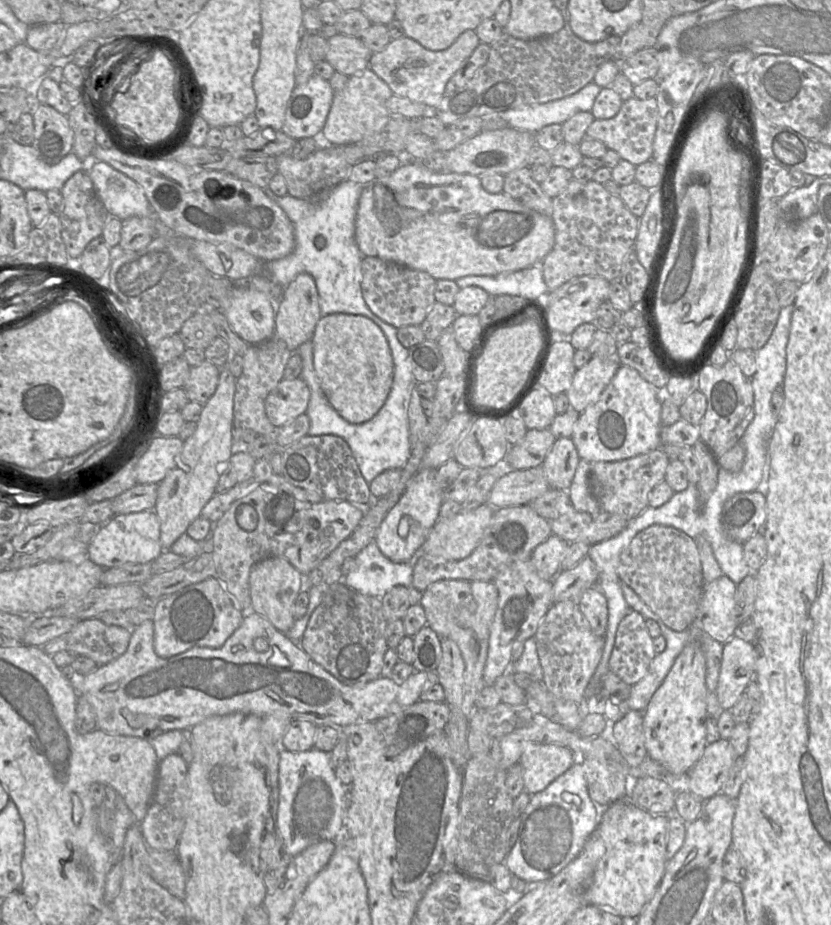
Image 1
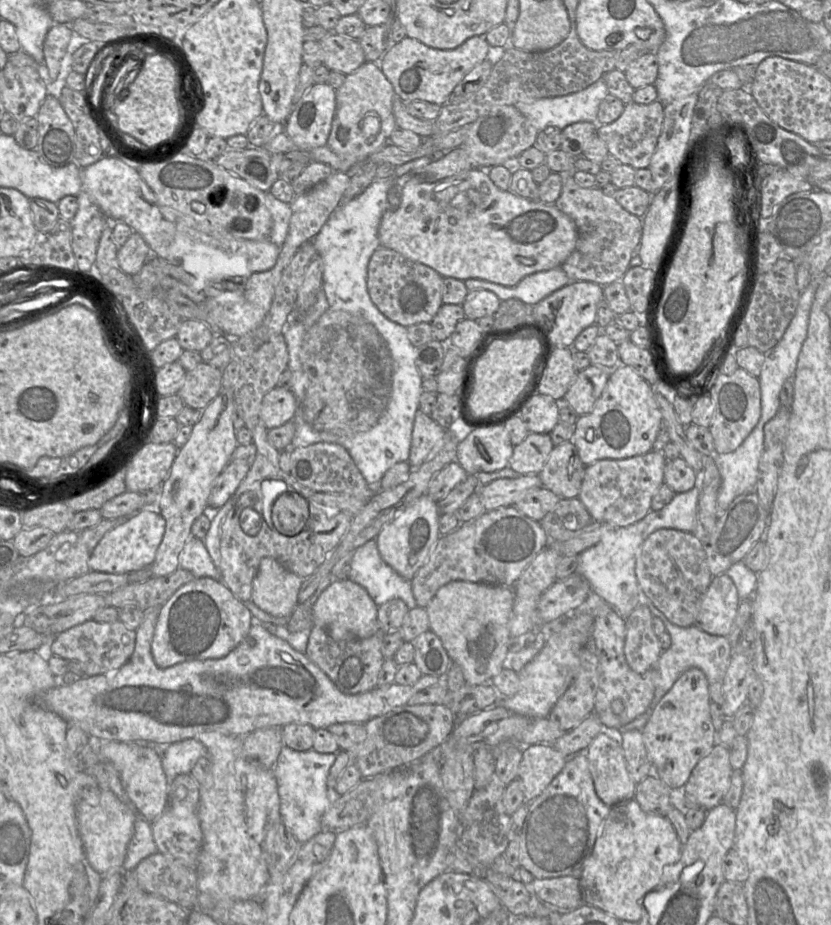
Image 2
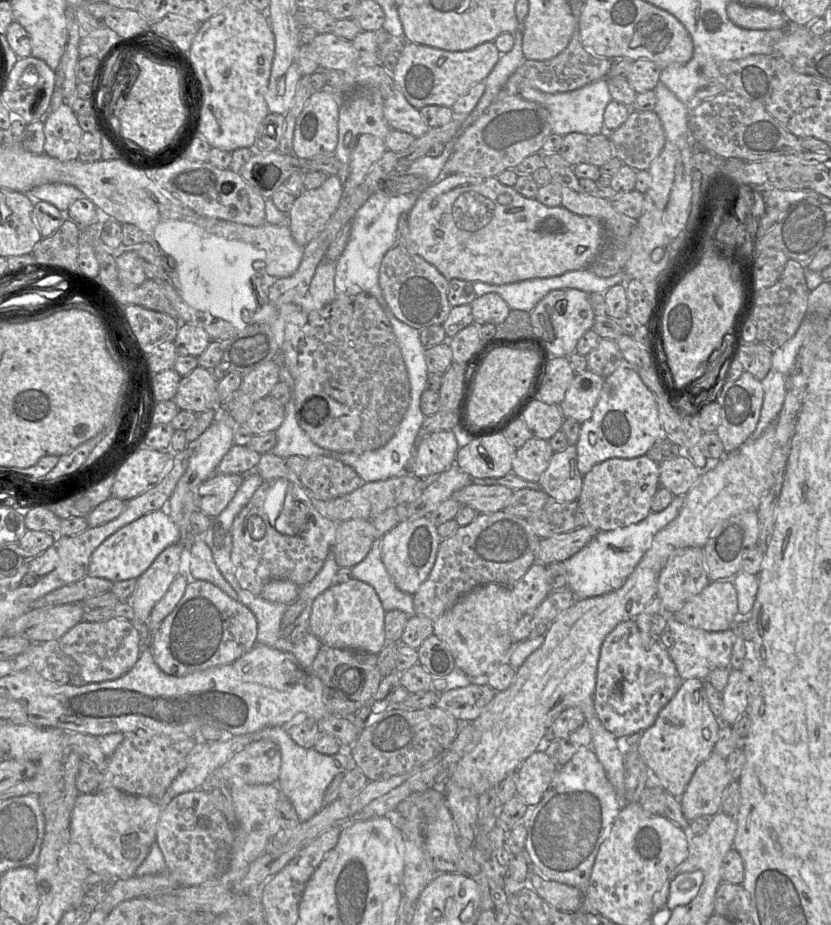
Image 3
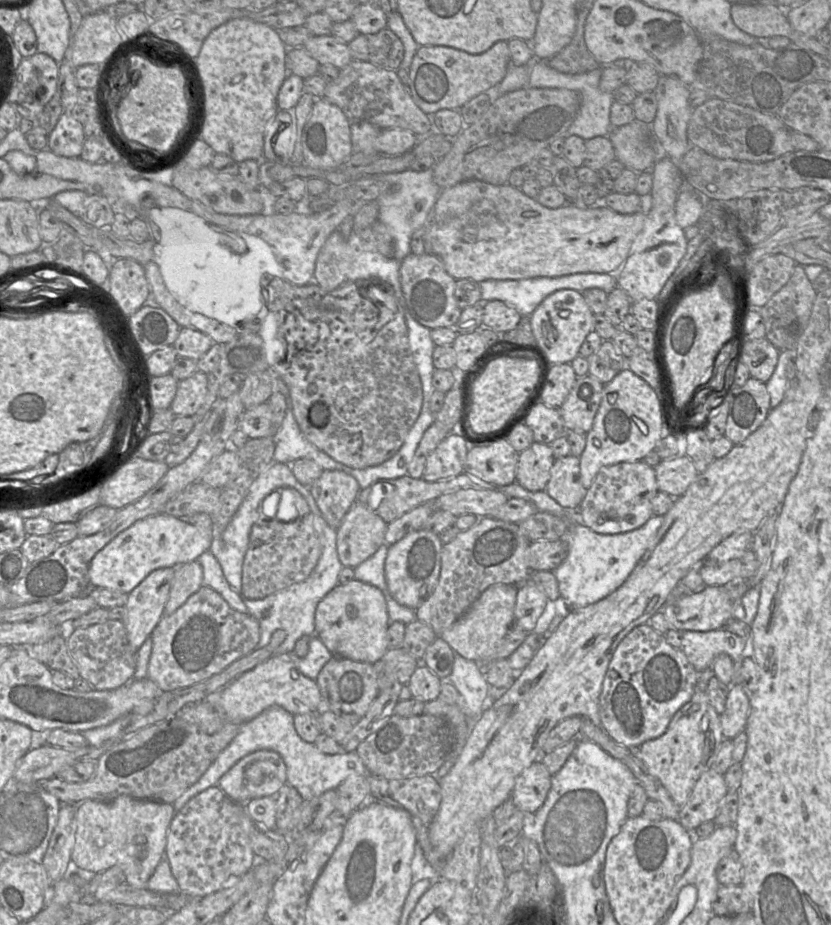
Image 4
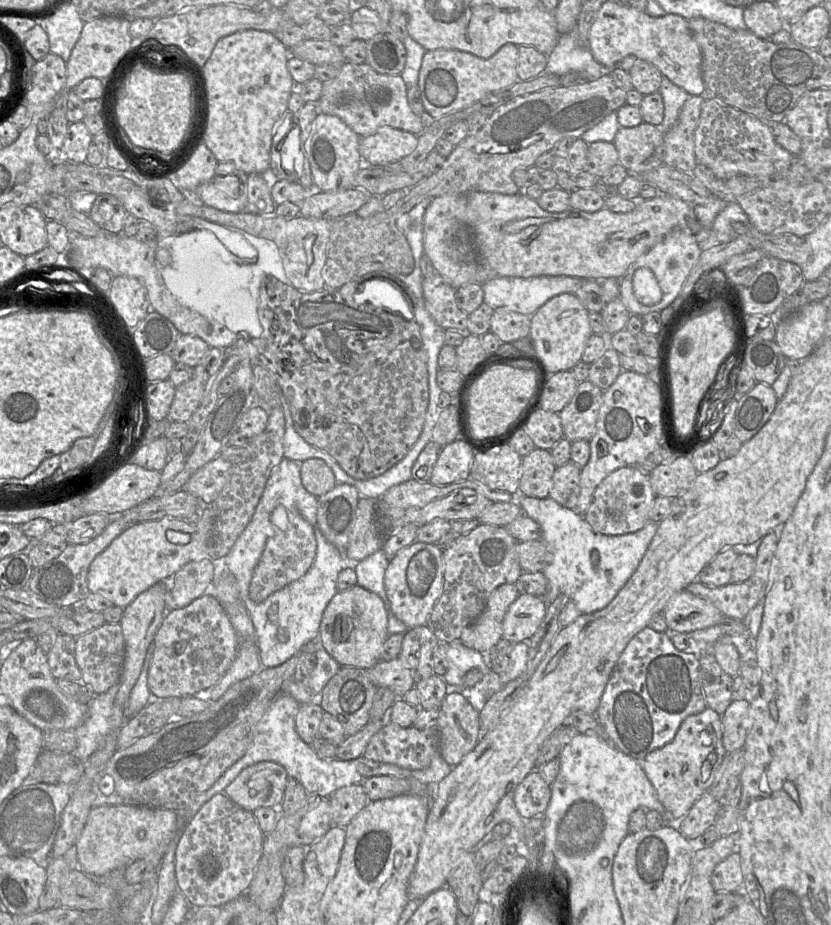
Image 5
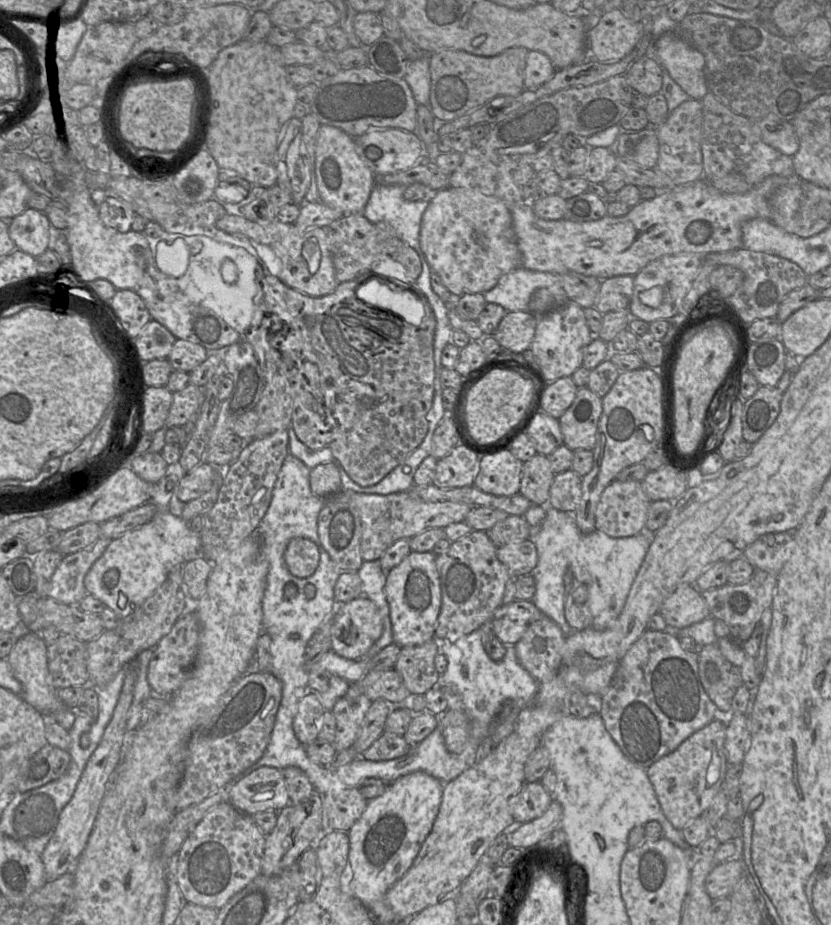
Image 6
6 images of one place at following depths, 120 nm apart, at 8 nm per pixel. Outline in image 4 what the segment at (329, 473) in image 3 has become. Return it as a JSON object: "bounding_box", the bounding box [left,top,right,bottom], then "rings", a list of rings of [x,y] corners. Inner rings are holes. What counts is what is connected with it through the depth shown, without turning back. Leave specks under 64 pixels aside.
{"bounding_box":[309,470,361,529],"rings":[[[323,470],[309,490],[327,524],[337,529],[357,500],[361,487],[357,480],[340,470]]]}

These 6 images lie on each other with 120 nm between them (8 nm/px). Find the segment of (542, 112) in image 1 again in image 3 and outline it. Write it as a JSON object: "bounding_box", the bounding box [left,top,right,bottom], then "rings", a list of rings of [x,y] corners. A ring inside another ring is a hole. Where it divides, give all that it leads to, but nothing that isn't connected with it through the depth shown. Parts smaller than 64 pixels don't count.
{"bounding_box":[519,78,612,136],"rings":[[[607,78],[599,79],[587,84],[582,88],[561,93],[545,93],[535,88],[525,88],[519,95],[525,100],[538,103],[544,106],[551,117],[551,129],[553,134],[565,136],[572,132],[579,132],[587,136],[593,136],[604,129],[604,111],[612,100],[609,93]]]}

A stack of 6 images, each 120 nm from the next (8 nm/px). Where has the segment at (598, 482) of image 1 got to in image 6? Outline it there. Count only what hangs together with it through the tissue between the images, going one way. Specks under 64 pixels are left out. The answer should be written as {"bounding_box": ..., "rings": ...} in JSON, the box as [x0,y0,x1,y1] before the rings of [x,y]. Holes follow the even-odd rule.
{"bounding_box":[595,479,650,538],"rings":[[[615,479],[601,494],[595,514],[596,530],[612,538],[644,532],[650,502],[640,481]]]}

